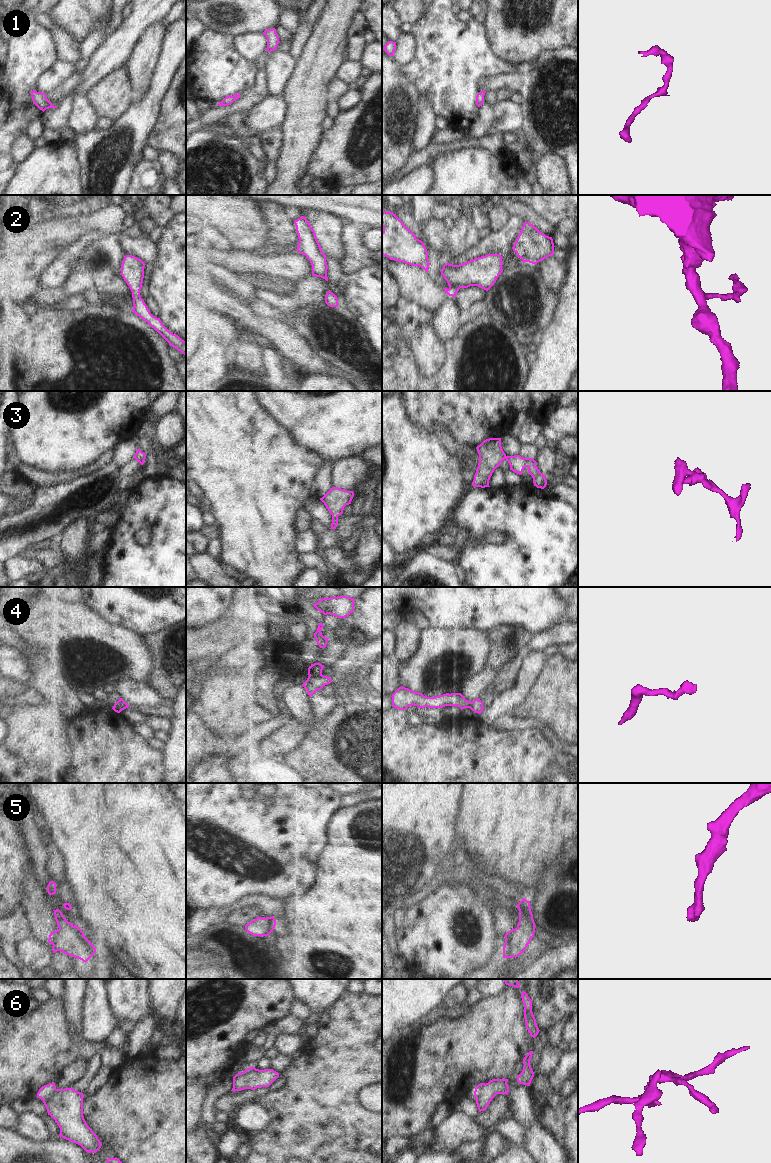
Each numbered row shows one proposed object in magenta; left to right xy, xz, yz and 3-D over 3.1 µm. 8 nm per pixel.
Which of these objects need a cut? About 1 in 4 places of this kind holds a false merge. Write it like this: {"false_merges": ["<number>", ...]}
{"false_merges": ["4"]}

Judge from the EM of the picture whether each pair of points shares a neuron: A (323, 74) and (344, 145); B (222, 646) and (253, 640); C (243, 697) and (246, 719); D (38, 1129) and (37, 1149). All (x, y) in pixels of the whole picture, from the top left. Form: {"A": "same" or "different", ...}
{"A": "different", "B": "same", "C": "same", "D": "different"}

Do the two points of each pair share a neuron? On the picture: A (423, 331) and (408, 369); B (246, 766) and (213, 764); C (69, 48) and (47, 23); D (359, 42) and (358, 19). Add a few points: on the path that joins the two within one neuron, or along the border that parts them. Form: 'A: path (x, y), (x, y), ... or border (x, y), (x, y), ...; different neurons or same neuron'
A: border (409, 346), (415, 363), (426, 374); different neurons
B: border (238, 764), (242, 772); different neurons
C: path (63, 42), (53, 29); same neuron
D: path (353, 36), (352, 34), (358, 25); same neuron

